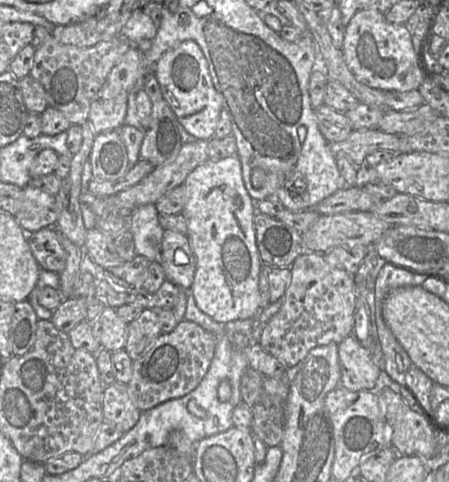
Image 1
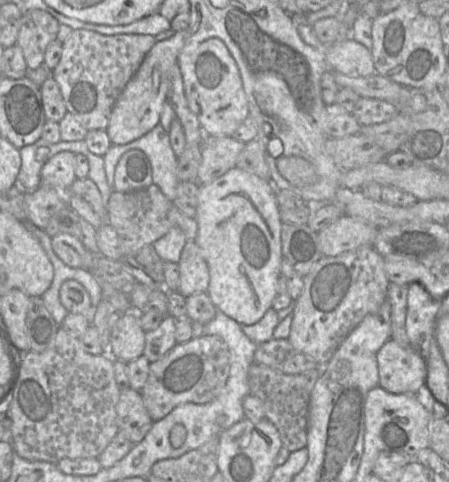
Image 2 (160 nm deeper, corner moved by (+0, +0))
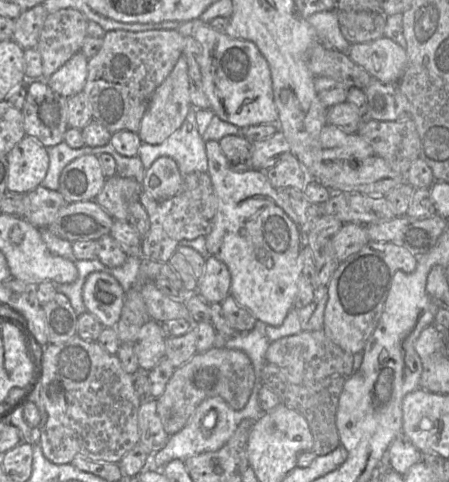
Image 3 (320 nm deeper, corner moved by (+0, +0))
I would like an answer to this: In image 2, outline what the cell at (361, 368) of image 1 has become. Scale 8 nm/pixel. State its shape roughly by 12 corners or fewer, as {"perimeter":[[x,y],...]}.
{"perimeter":[[389,339],[377,353],[378,386],[416,394],[422,355]]}

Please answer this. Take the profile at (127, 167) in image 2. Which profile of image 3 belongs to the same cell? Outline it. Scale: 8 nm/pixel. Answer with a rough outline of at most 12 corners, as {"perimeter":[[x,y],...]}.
{"perimeter":[[159,157],[143,173],[140,203],[156,203],[183,191],[176,162]]}

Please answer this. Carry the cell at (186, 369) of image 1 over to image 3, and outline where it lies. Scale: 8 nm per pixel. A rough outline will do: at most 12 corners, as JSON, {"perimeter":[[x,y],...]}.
{"perimeter":[[216,345],[175,369],[157,412],[182,430],[200,403],[220,397],[242,410],[254,367]]}

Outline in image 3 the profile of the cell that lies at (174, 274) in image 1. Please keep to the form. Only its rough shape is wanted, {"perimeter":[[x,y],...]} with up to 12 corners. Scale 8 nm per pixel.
{"perimeter":[[207,253],[196,291],[210,303],[230,296],[227,266]]}

